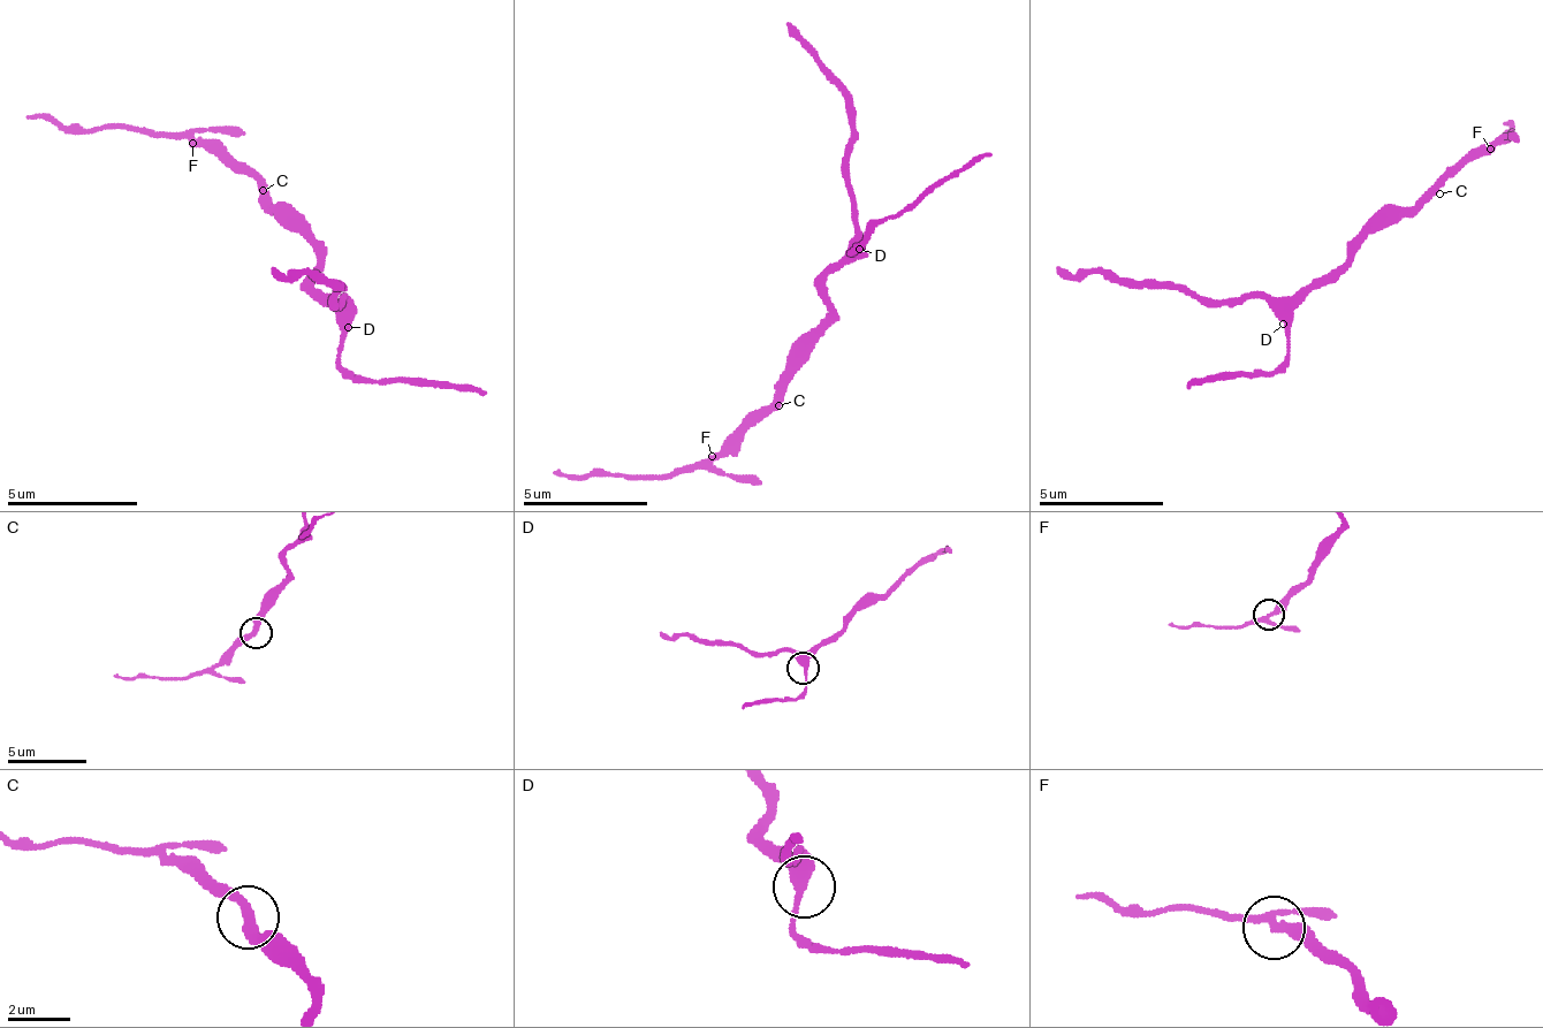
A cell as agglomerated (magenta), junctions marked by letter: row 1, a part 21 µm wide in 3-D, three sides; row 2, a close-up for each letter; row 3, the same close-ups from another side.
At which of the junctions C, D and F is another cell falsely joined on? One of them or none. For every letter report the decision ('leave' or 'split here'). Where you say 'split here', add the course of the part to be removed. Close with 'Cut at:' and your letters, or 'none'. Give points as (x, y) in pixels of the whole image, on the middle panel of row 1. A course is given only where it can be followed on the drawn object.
C: leave
D: leave
F: split here; foreign part runs (709, 455), (667, 473), (554, 473)
Cut at: F

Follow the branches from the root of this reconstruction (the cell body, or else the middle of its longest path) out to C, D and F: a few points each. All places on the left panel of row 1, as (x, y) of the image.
C: (309, 243), (263, 197), (263, 190)
D: (309, 243), (316, 249), (316, 288), (341, 314), (341, 321), (348, 327)
F: (309, 243), (243, 170), (230, 170), (211, 151), (191, 144)

